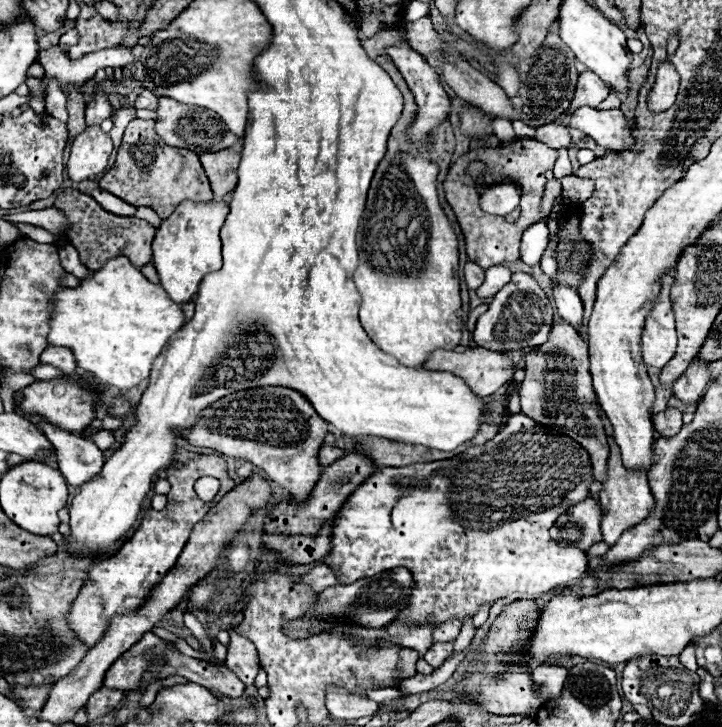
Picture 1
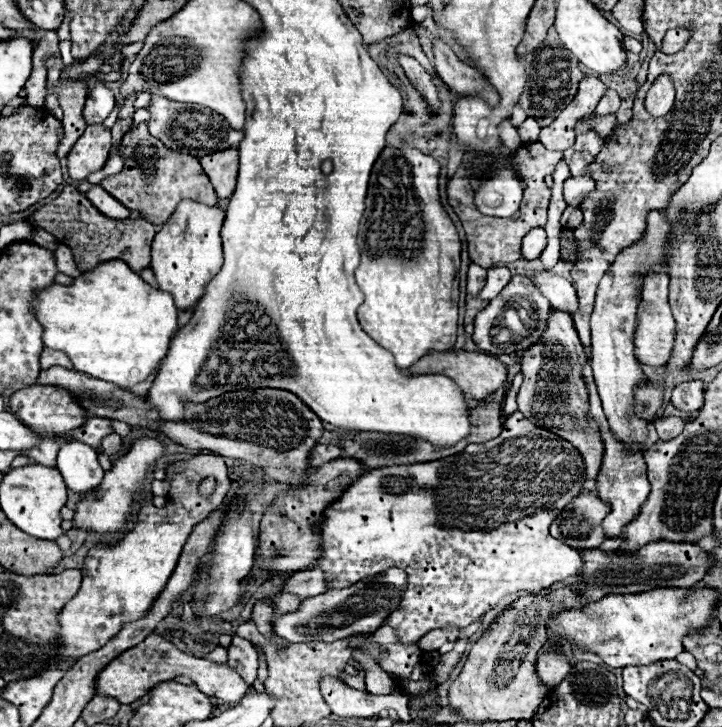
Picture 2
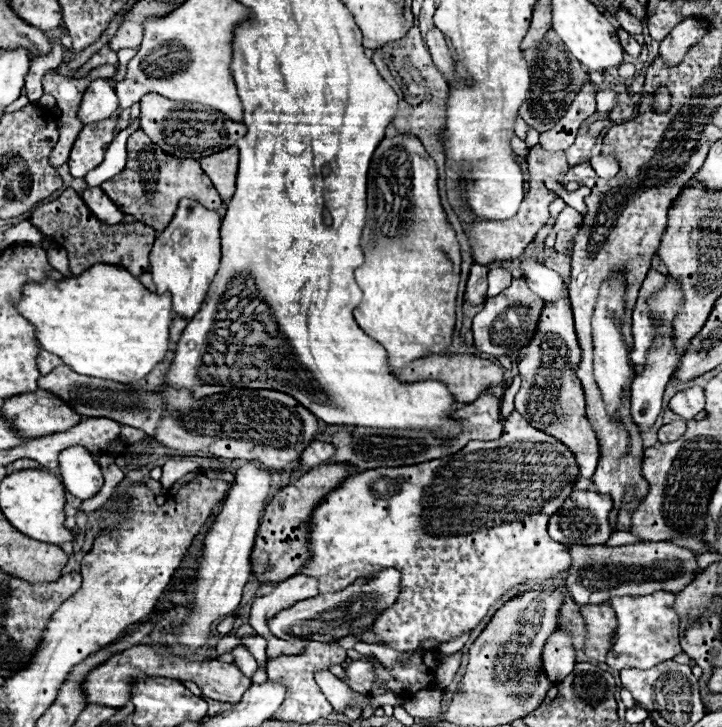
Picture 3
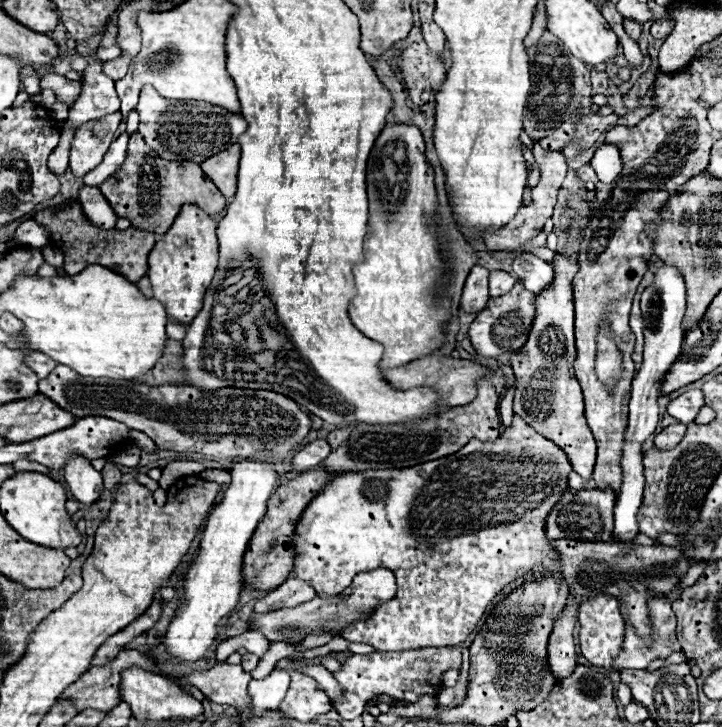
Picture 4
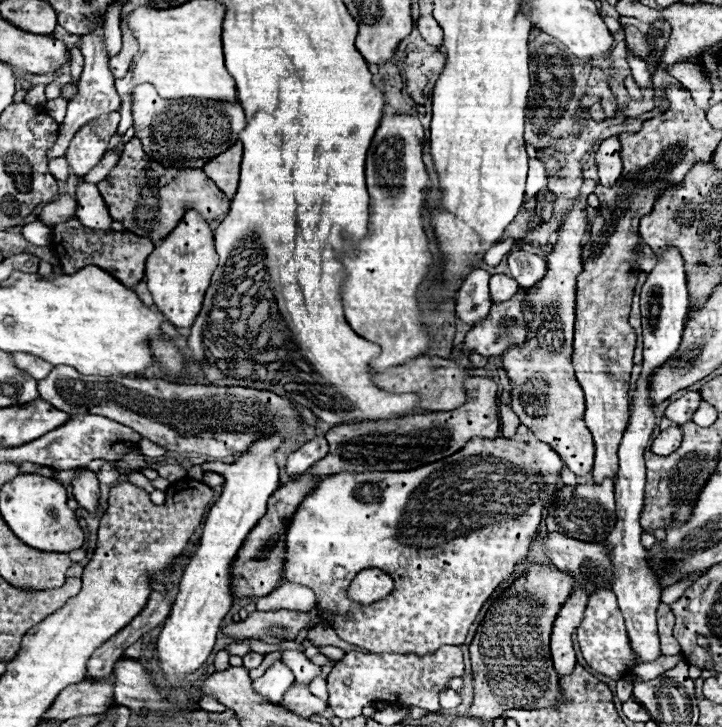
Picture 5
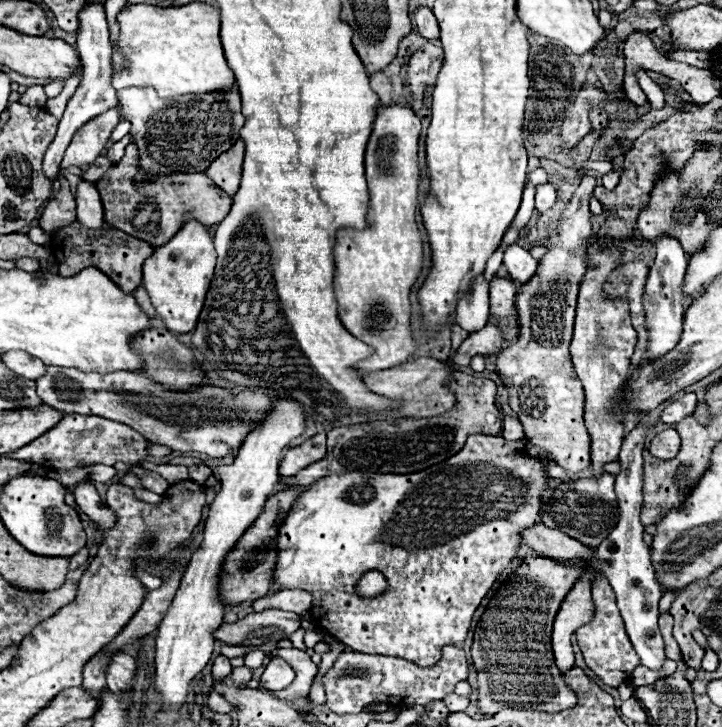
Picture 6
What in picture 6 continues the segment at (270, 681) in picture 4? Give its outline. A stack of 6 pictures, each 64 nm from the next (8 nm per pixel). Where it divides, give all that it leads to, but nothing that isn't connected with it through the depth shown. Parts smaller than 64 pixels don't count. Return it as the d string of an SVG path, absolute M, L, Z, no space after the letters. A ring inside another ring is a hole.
M274 656L262 674L262 684L270 690L270 694L274 694L278 690L284 690L294 680L294 676L296 674L294 674L292 666L288 662L284 662L282 658Z

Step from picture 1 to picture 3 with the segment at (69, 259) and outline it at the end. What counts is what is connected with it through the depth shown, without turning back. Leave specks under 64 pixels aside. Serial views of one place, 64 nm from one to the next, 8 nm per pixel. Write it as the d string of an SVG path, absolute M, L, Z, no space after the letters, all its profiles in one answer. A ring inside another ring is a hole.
M48 248L46 252L48 252L48 262L52 264L52 268L58 270L58 272L62 272L66 278L70 278L72 272L70 272L70 268L68 268L66 250L64 250L64 248L58 248L58 250L56 250L56 248Z

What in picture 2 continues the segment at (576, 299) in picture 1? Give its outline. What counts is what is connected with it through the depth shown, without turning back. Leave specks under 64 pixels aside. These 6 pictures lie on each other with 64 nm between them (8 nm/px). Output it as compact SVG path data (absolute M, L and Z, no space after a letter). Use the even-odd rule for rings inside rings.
M540 272L532 278L532 282L542 292L542 296L548 298L548 302L554 308L562 308L562 310L574 314L574 310L576 310L576 290L566 278L550 274L550 272Z

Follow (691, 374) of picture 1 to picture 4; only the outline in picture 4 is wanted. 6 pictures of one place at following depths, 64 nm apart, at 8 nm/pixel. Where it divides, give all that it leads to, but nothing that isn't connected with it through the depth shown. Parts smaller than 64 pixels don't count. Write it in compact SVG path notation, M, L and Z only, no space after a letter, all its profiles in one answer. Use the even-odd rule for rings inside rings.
M688 390L686 394L674 398L670 404L668 404L668 414L684 424L690 424L694 422L698 410L704 406L704 396L702 396L702 390Z

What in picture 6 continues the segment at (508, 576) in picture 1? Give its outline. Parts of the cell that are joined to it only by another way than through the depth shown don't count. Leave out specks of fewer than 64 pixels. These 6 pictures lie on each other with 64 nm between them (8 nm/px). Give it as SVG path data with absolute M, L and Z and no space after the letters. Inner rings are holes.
M472 434L472 436L468 436L464 448L456 456L448 458L442 464L426 468L422 472L416 472L416 474L408 474L408 476L372 476L370 472L368 474L354 472L354 484L352 484L352 474L324 476L324 480L316 480L316 484L312 484L310 488L306 488L302 492L300 500L296 500L296 504L292 504L292 512L288 512L288 516L280 522L280 538L278 538L280 554L278 554L276 574L272 578L274 586L272 586L270 594L276 594L276 592L280 592L284 588L304 588L306 592L310 592L312 594L312 608L310 608L308 616L314 622L322 622L318 626L324 626L324 630L328 630L332 636L336 636L342 644L346 644L354 652L396 656L396 658L410 660L410 662L414 662L418 666L424 666L424 668L426 666L434 666L440 660L440 650L444 646L462 644L466 640L472 614L480 606L480 600L492 588L492 584L498 578L498 574L516 556L516 552L520 548L520 540L522 540L520 532L524 528L530 528L536 522L538 510L540 510L540 496L548 488L546 486L546 468L552 466L552 464L554 462L548 458L548 454L544 450L536 448L528 438L510 442L510 440L504 440L502 436ZM372 570L378 570L378 572L384 574L384 578L388 580L388 588L376 598L358 598L356 596L356 584L358 584L360 576L364 576L366 572L372 572Z

